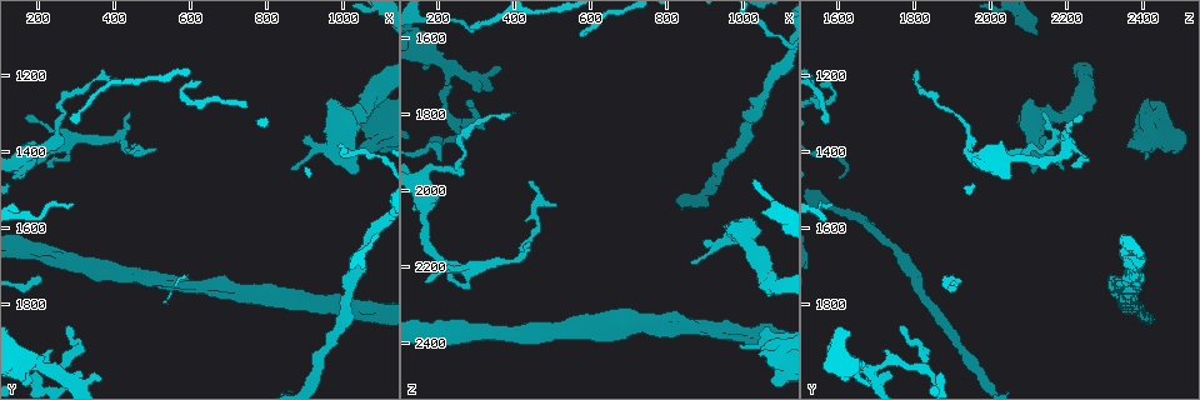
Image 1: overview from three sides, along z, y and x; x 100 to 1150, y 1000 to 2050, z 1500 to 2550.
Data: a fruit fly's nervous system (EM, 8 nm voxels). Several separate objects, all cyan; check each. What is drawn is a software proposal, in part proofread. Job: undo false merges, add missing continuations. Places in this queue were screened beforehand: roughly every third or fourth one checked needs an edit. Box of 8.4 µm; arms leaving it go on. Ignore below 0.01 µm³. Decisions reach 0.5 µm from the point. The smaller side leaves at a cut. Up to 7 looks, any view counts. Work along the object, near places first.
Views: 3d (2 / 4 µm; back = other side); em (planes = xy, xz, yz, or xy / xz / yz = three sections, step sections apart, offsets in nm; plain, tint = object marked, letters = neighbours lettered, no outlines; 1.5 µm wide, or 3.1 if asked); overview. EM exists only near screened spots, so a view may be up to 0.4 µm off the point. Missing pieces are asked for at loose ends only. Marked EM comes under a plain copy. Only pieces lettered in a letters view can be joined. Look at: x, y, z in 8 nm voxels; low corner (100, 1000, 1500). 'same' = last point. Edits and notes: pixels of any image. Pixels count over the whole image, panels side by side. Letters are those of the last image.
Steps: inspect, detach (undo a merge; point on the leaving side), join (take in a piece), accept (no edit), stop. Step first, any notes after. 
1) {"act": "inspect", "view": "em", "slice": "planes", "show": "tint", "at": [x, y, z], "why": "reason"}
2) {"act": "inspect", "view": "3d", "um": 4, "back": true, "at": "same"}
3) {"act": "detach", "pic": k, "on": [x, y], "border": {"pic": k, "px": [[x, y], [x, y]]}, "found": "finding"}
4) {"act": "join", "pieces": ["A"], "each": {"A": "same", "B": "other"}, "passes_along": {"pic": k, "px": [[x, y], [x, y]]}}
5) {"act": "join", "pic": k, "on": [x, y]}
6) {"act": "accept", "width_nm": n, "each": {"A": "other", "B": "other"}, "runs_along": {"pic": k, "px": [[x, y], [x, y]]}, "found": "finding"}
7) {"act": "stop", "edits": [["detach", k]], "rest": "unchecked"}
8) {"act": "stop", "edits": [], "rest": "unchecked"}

{"act": "inspect", "view": "3d", "um": 4, "at": [380, 1215, 1810]}

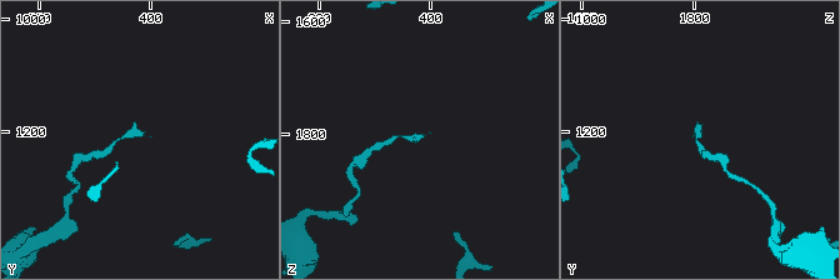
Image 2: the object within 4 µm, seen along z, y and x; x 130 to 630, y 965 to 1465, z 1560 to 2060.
{"act": "inspect", "view": "em", "slice": "planes", "show": "letters", "at": [385, 1210, 1810], "why": "shape alone is not enough"}

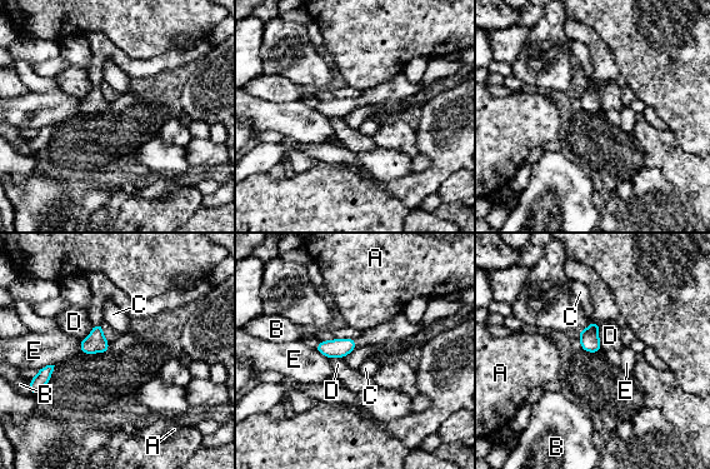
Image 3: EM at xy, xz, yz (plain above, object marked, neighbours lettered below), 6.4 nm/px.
{"act": "accept", "width_nm": 130, "each": {"A": "other", "B": "other", "C": "other", "D": "other", "E": "other"}, "border": {"pic": 3, "px": [[599, 325], [599, 347], [601, 349]]}, "found": "no lettered piece goes on from it"}

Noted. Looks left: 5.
{"act": "inspect", "view": "em", "slice": "planes", "show": "letters", "at": [235, 1445, 2215], "why": "free end"}

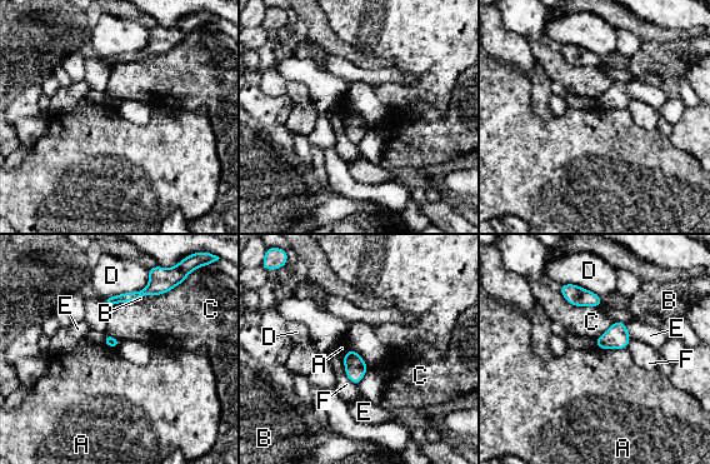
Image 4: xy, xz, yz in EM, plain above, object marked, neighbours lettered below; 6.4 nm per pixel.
{"act": "accept", "each": {"A": "other", "B": "other", "C": "other", "D": "other", "E": "other", "F": "other"}, "border": {"pic": 4, "px": [[596, 345], [604, 349], [625, 349]]}, "found": "no lettered piece goes on from it"}

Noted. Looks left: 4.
{"act": "inspect", "view": "em", "slice": "xy", "step": 8, "show": "letters", "at": [1000, 1425, 2410], "why": "branch stops here"}

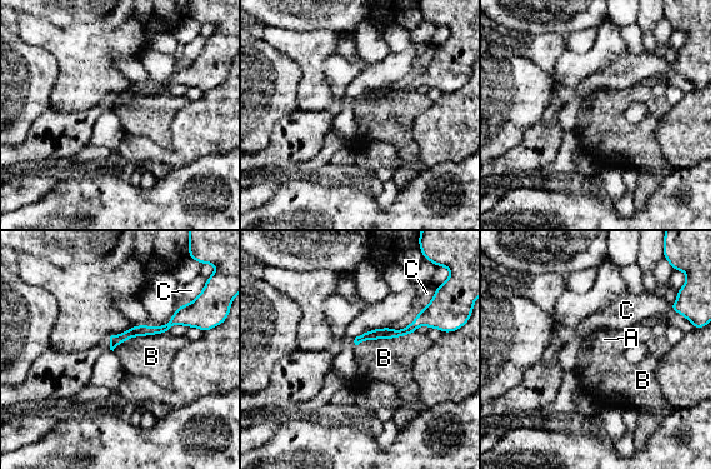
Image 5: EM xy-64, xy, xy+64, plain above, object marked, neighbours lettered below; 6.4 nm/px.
{"act": "accept", "each": {"A": "other", "B": "other", "C": "other"}, "runs_along": {"pic": 5, "px": [[185, 322], [135, 330], [113, 344]]}, "found": "no lettered piece goes on from it"}

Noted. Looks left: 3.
{"act": "stop", "edits": [], "rest": "unchecked"}

